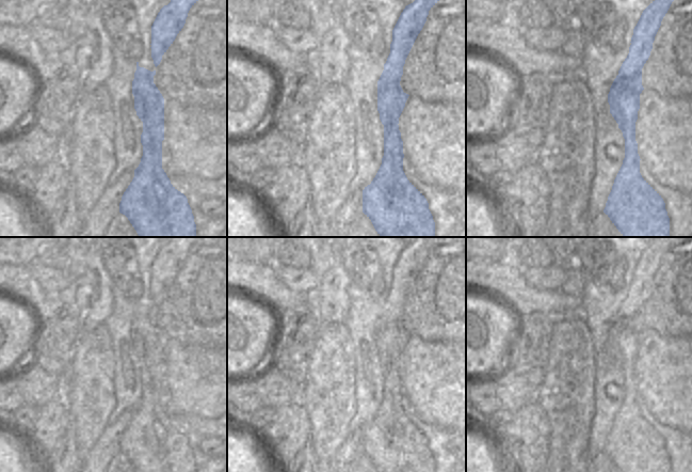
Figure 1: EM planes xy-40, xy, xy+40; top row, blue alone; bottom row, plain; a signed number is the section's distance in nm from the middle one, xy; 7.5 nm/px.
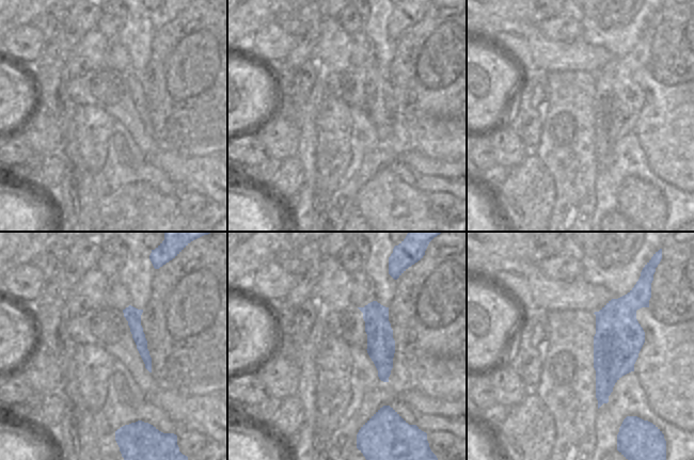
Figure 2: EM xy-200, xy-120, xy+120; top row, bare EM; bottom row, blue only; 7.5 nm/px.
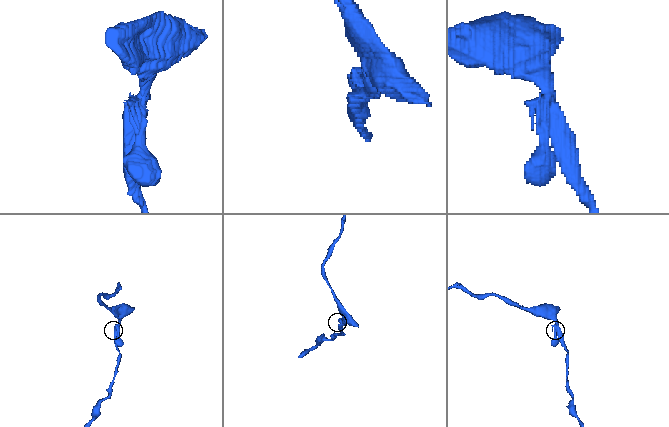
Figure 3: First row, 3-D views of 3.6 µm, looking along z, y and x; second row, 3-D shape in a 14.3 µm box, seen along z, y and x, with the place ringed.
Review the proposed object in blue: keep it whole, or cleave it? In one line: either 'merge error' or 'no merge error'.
merge error

